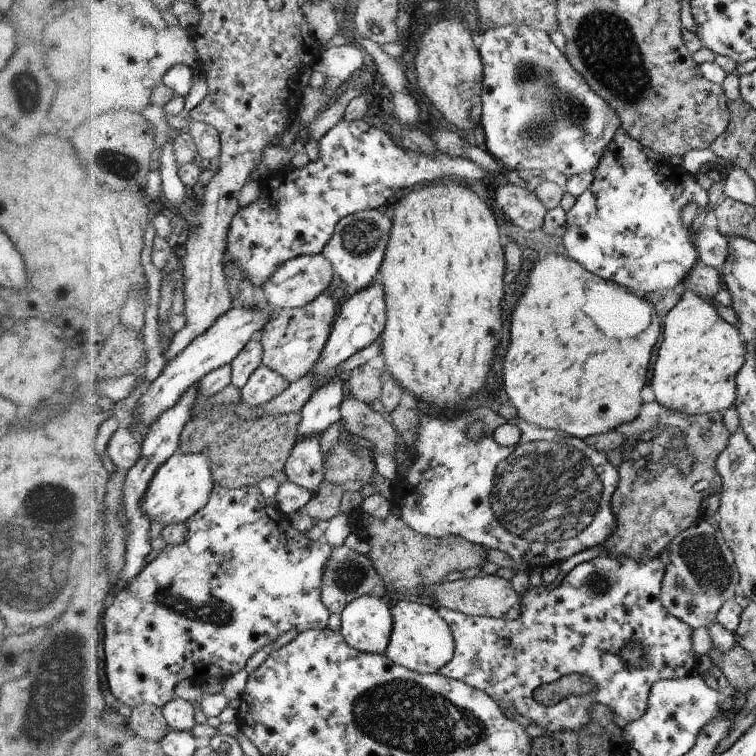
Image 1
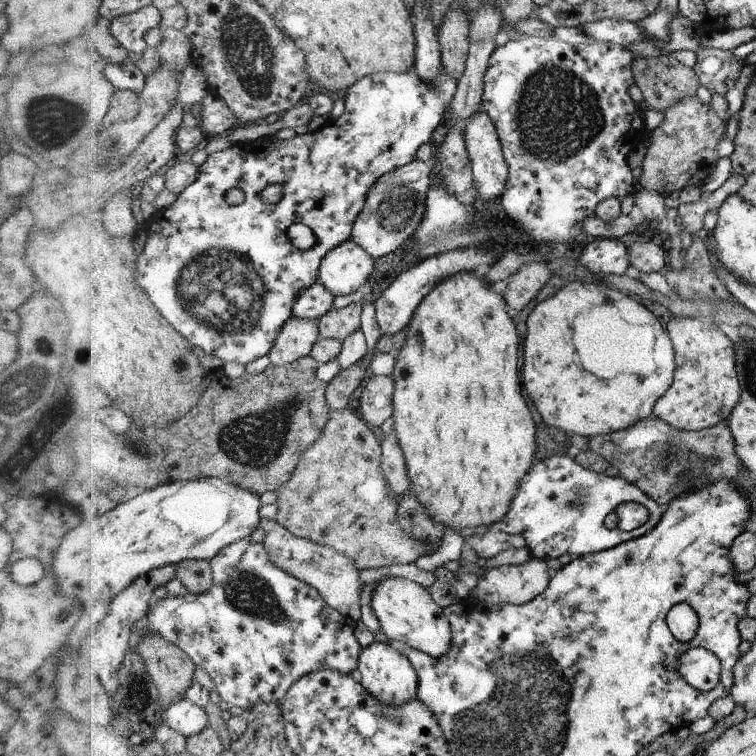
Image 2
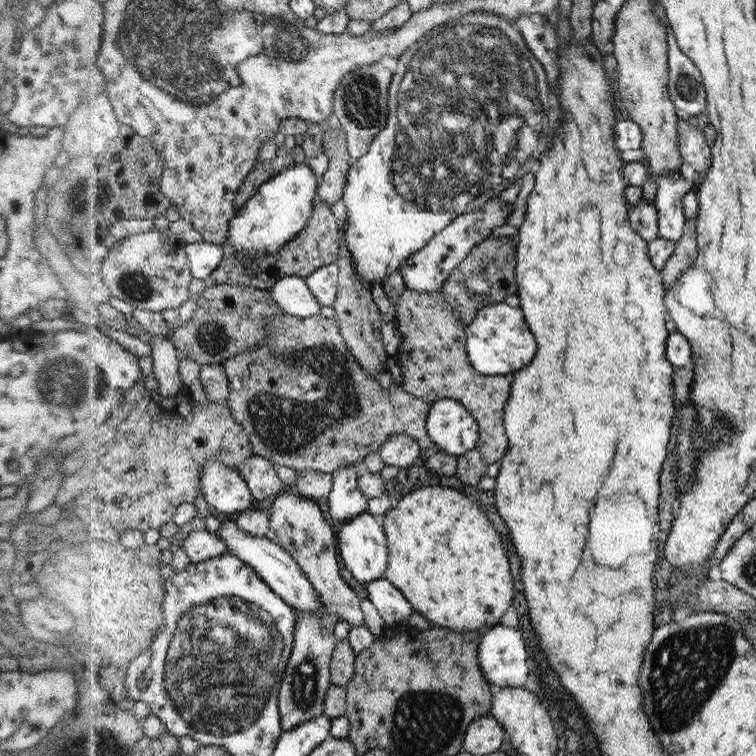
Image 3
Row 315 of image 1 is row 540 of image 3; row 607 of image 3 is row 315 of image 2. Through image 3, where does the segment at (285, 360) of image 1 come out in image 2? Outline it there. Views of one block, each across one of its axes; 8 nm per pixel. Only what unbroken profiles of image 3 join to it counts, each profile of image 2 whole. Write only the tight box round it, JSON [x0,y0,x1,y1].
[319,291,380,342]

